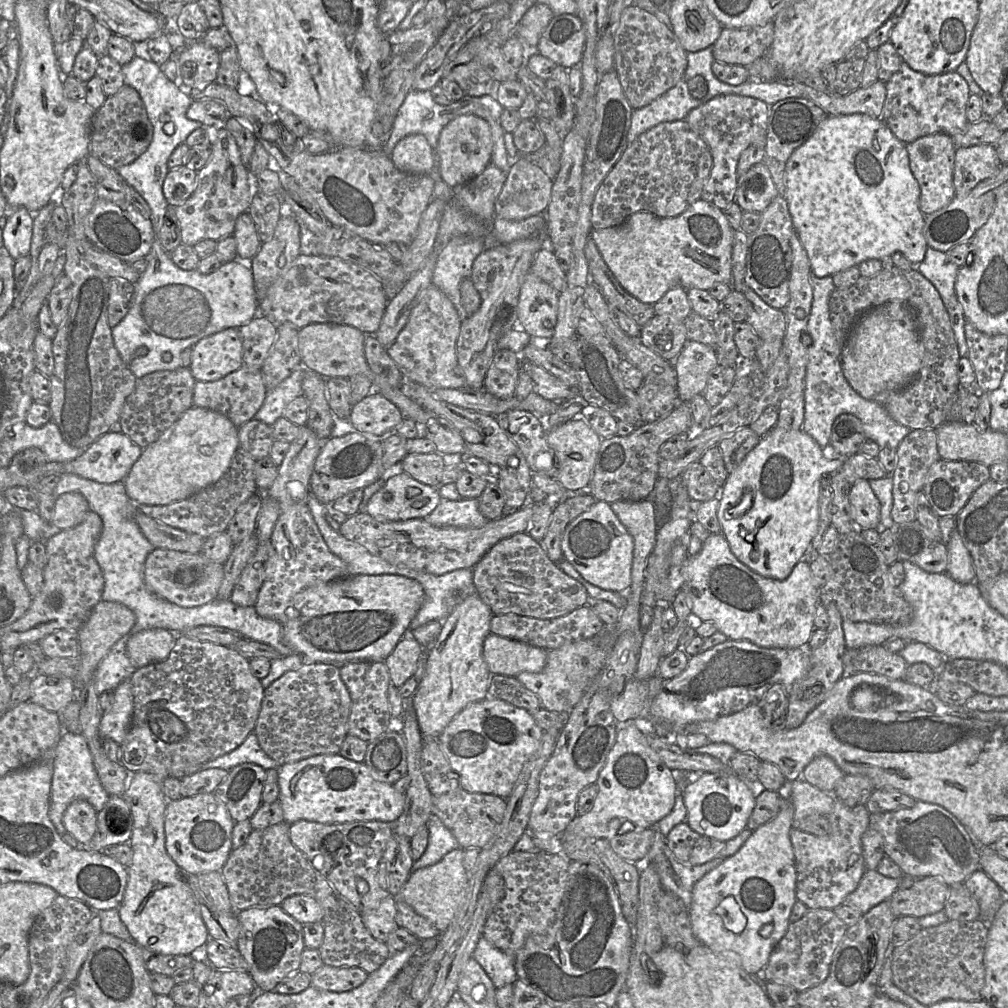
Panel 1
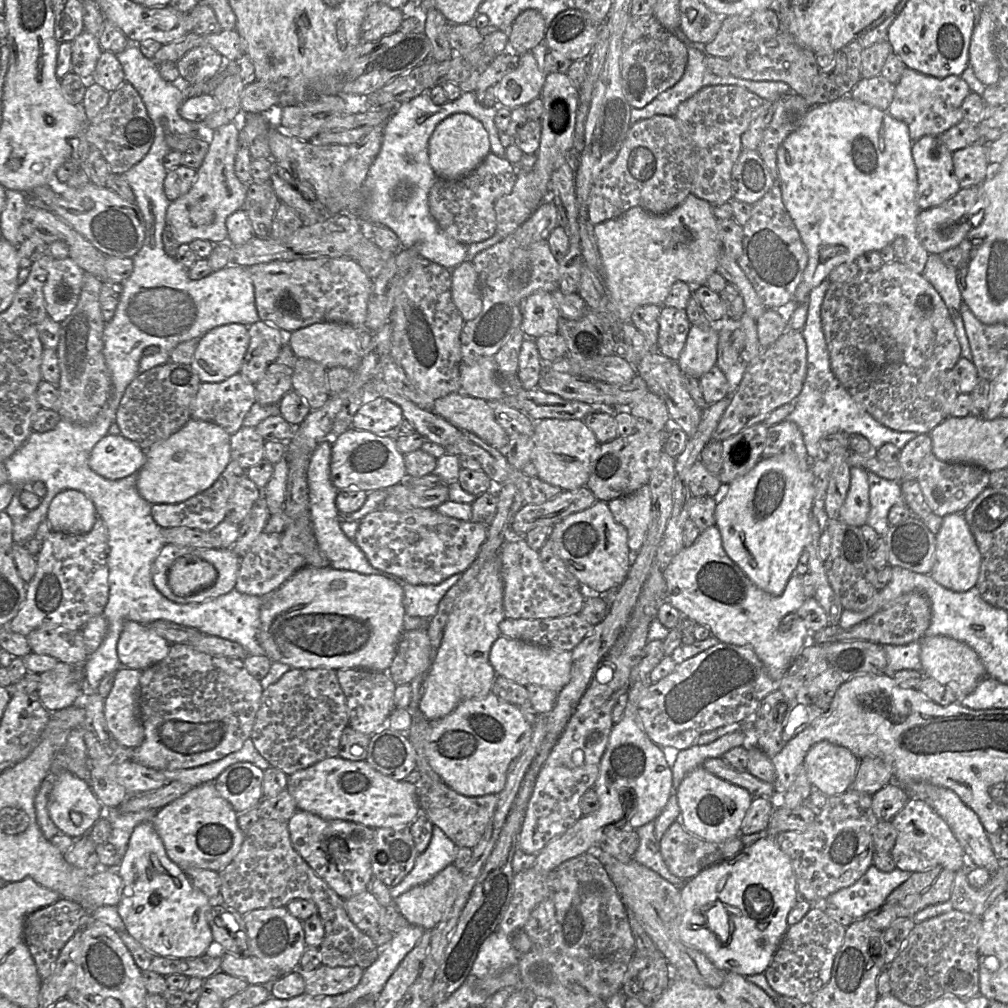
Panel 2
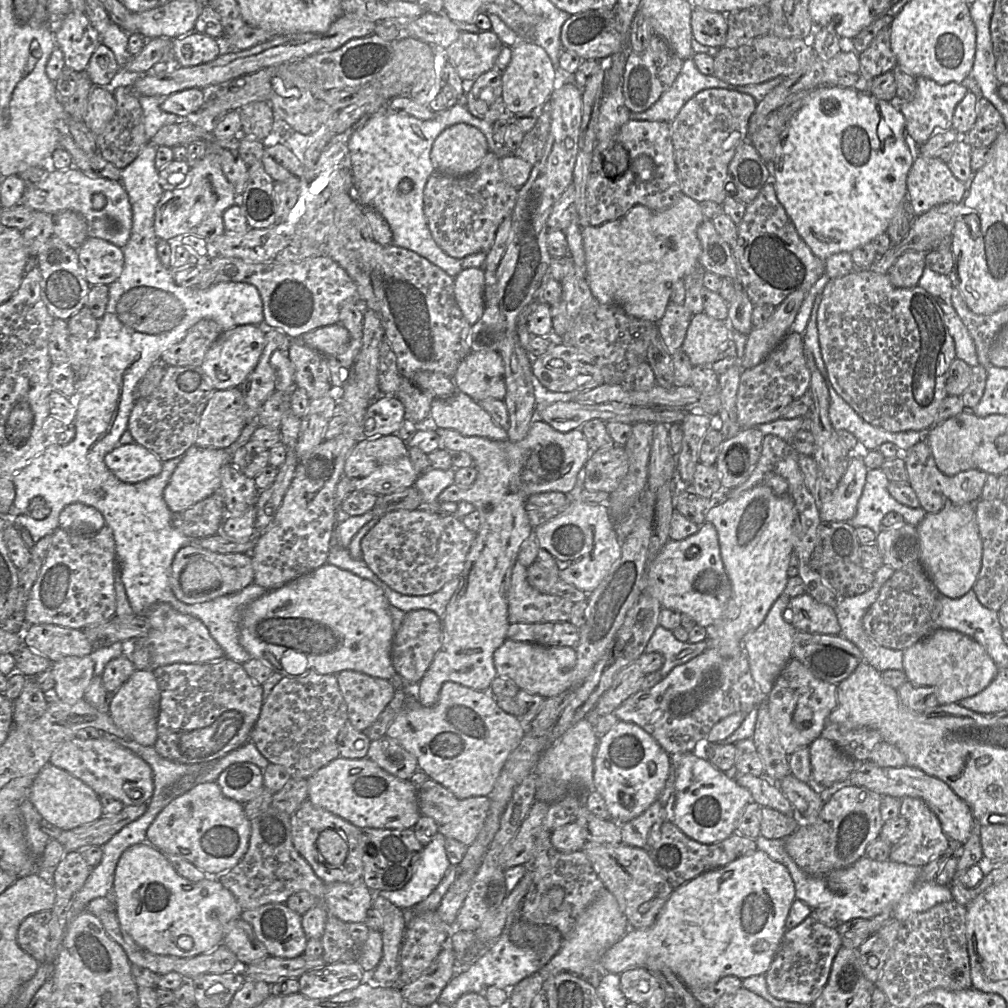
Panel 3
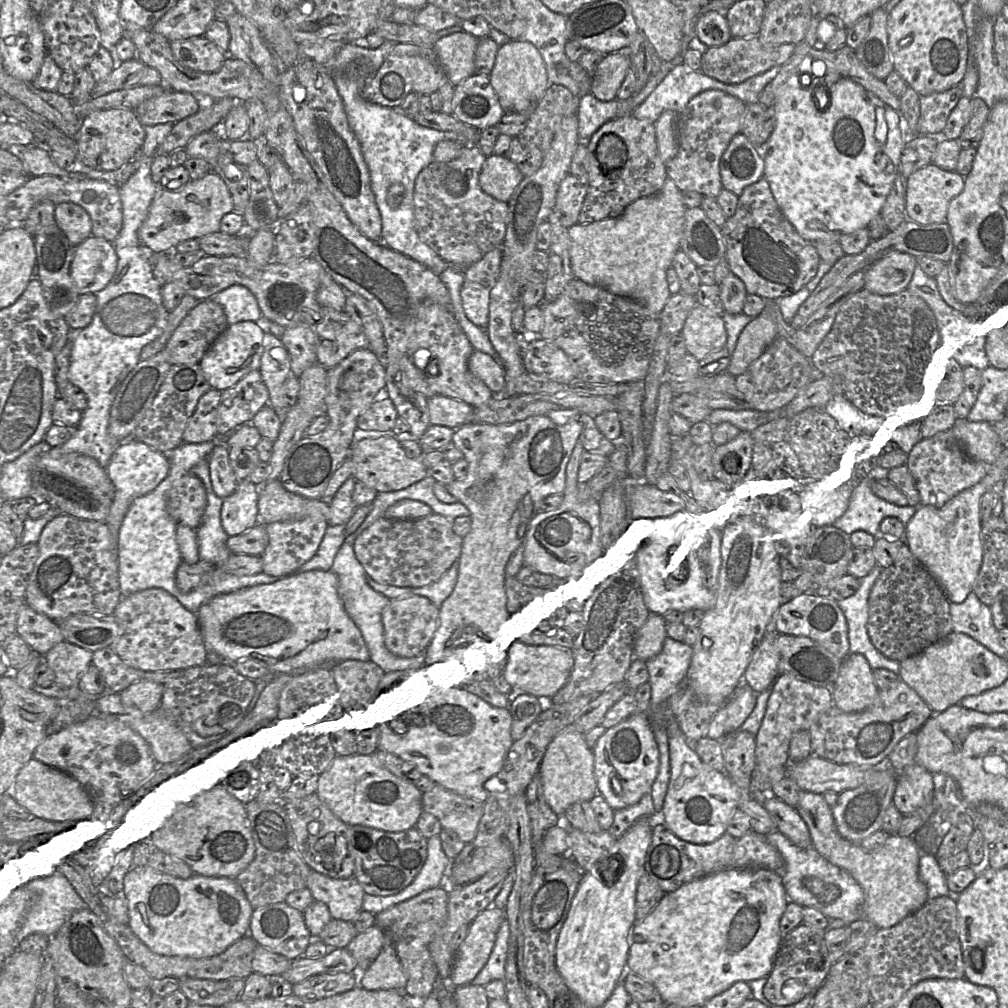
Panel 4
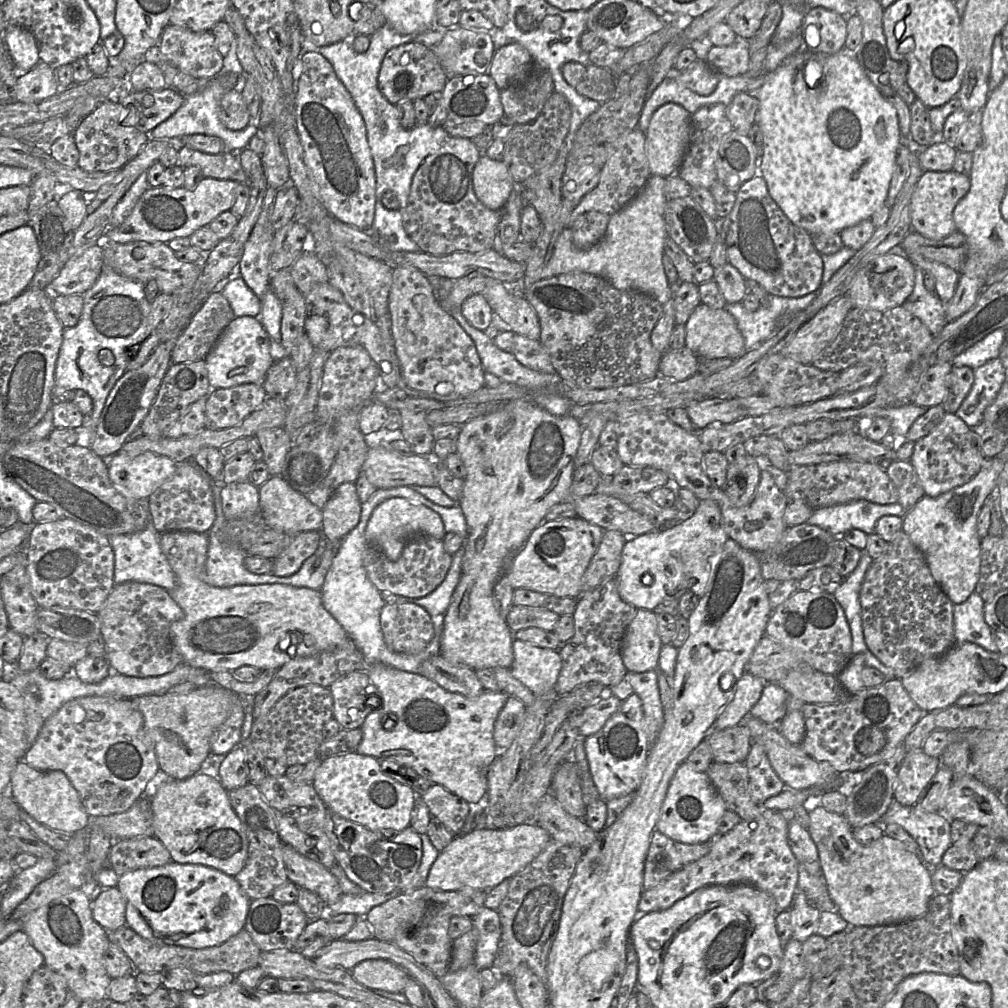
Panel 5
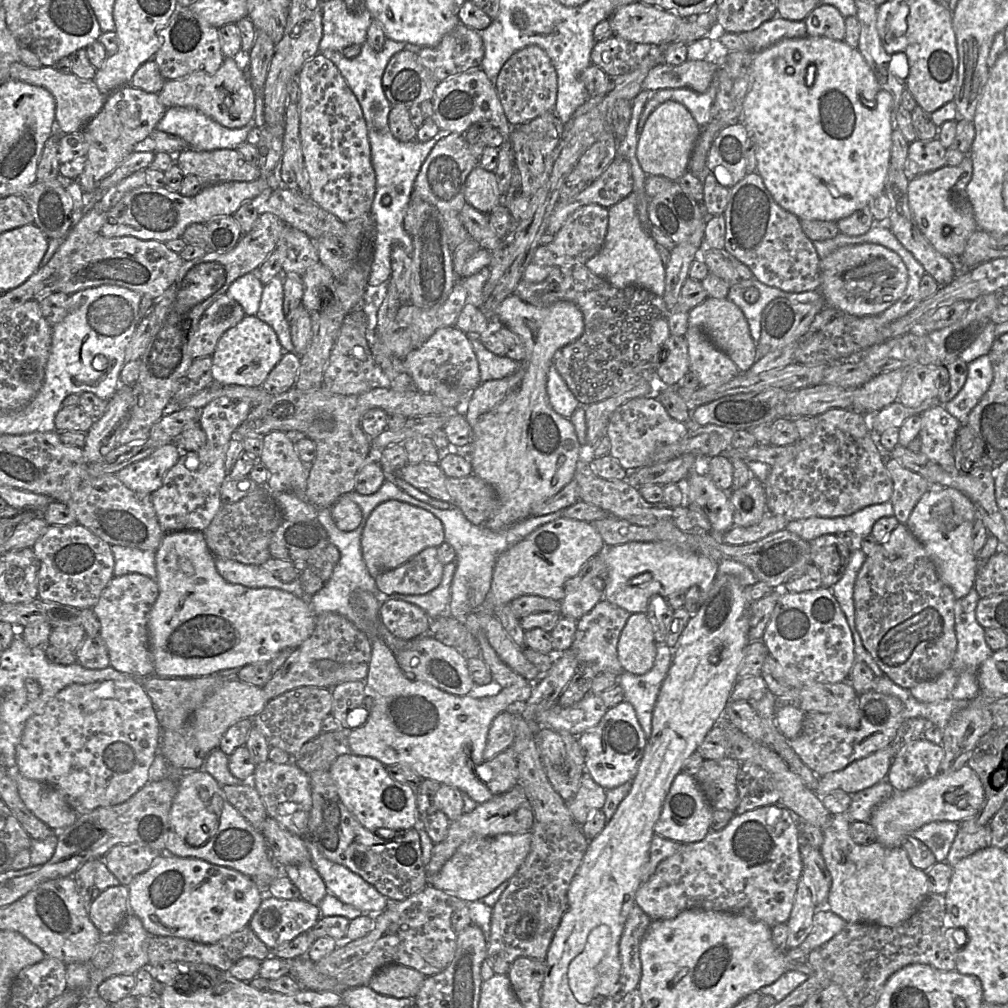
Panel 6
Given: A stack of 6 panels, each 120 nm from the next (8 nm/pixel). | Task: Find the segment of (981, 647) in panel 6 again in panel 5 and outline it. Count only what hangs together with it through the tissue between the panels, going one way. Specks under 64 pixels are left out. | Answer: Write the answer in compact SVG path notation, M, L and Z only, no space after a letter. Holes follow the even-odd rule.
M975 592L966 601L953 606L956 643L970 642L990 652L998 652L993 630L984 620L985 601Z

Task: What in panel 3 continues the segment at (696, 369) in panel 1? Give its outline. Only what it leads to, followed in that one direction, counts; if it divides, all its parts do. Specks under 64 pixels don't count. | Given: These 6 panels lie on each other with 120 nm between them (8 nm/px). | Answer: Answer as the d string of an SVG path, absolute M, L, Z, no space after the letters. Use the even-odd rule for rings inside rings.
M704 311L692 316L681 349L693 366L711 365L730 338L729 322L712 318Z

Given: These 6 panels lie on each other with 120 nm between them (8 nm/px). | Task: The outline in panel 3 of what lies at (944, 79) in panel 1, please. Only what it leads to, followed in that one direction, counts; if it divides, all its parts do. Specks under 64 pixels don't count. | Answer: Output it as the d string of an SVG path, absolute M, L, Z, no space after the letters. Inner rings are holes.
M917 77L916 95L910 102L900 101L897 97L892 99L891 104L899 110L906 122L906 135L913 145L925 143L935 132L945 131L952 128L952 119L958 103L968 92L964 84L950 82L939 85L931 79Z

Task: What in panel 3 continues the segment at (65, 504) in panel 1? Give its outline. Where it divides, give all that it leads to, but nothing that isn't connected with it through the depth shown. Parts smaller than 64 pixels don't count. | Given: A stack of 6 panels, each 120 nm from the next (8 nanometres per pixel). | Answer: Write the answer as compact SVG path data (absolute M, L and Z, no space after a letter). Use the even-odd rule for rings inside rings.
M82 503L67 505L59 515L59 528L83 534L94 534L106 525L103 515Z

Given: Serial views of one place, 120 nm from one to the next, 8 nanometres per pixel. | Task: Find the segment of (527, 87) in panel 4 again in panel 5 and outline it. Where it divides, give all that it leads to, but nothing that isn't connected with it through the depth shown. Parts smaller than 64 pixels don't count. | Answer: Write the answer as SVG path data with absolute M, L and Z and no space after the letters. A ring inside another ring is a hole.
M518 43L495 50L488 74L499 90L521 82L534 65L530 53Z

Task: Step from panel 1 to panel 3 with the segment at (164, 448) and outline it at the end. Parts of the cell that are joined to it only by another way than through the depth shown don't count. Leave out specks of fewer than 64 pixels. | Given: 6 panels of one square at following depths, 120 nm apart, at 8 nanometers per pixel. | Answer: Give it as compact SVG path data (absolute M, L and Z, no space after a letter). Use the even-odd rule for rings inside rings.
M196 445L188 448L164 489L163 497L170 511L180 513L218 491L221 470L223 466L231 463L231 458L232 455L225 449L200 448Z

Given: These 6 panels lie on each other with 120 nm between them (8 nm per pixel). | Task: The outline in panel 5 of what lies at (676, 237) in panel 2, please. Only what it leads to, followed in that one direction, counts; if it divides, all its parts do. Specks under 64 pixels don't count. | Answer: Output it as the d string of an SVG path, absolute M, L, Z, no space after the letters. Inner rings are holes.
M651 175L639 193L620 211L610 216L605 235L588 249L575 247L571 228L564 228L538 281L581 271L606 279L616 289L642 291L653 296L661 305L666 303L673 288L667 280L662 262L664 243L668 236L664 221L664 210L668 202L664 193L665 180L666 177Z

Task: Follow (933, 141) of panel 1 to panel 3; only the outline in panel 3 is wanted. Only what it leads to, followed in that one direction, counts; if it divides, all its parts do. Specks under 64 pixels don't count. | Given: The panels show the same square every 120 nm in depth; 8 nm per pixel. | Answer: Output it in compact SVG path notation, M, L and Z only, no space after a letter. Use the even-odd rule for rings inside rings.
M915 154L906 184L915 216L945 202L962 202L968 186L952 174L944 160L920 154Z

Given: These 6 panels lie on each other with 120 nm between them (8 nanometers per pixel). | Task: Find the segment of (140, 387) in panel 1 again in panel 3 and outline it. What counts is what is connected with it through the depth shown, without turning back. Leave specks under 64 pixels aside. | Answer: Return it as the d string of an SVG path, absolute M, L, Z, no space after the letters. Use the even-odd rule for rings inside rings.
M166 366L158 387L145 398L135 401L131 410L127 430L134 442L153 452L162 462L183 456L195 444L201 414L212 394L214 387L200 366Z

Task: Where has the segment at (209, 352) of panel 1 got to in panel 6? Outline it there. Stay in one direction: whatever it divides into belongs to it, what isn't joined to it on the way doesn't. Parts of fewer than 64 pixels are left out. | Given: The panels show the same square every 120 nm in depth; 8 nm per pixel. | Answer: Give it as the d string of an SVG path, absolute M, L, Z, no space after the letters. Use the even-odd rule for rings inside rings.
M245 315L219 339L212 354L213 381L227 385L259 387L280 361L284 350L271 326L256 315Z

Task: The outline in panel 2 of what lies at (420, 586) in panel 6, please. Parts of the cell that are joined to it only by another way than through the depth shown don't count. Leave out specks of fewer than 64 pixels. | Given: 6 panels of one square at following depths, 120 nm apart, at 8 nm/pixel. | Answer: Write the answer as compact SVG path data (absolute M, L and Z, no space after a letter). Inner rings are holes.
M378 509L359 521L354 542L376 569L413 585L437 585L465 572L487 539L488 528L440 514L435 509L394 511Z

